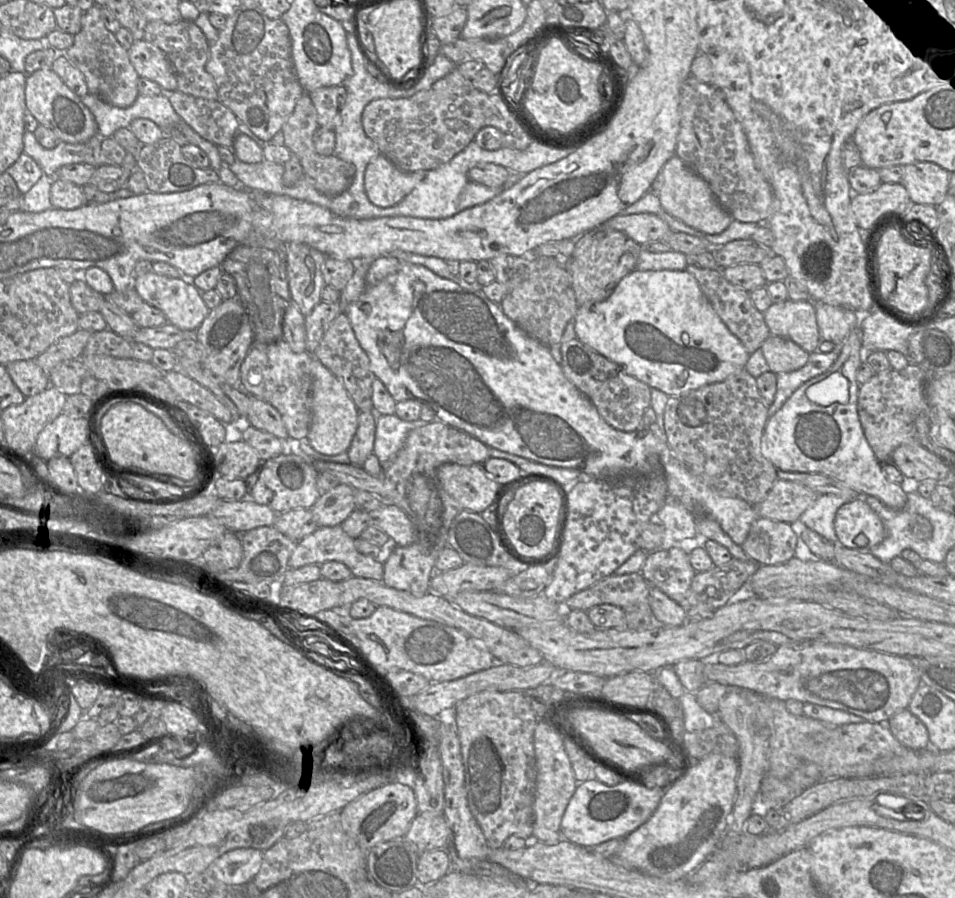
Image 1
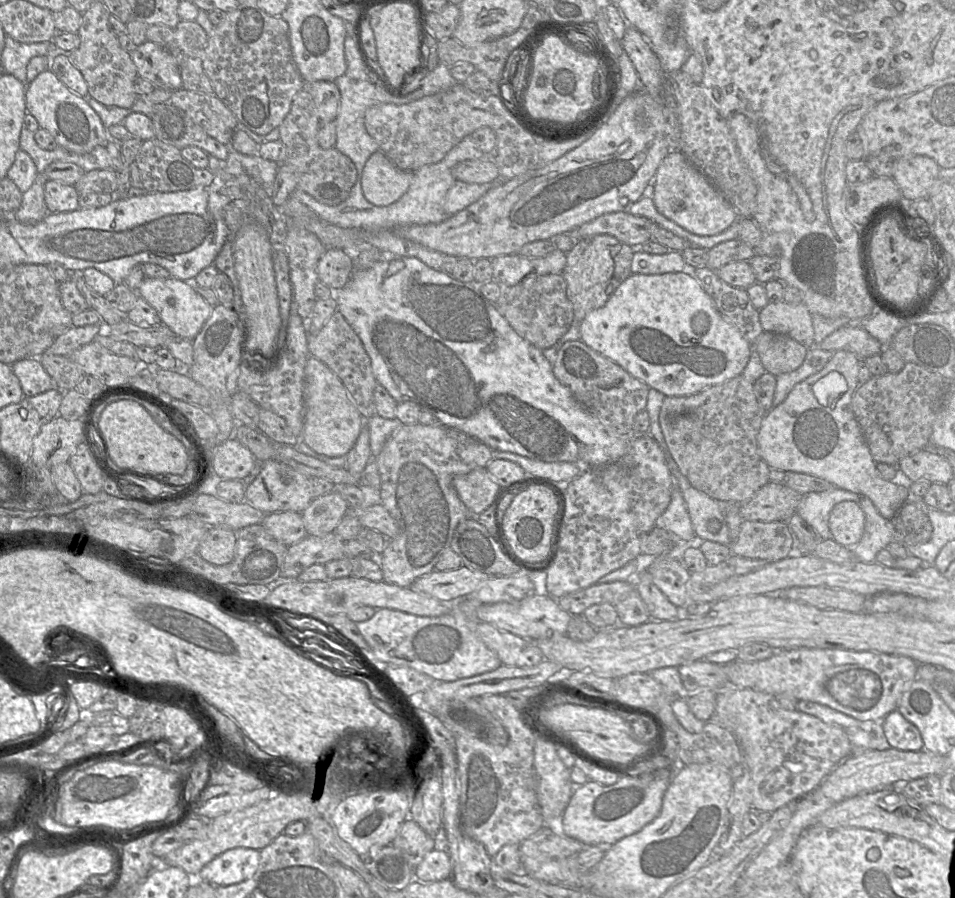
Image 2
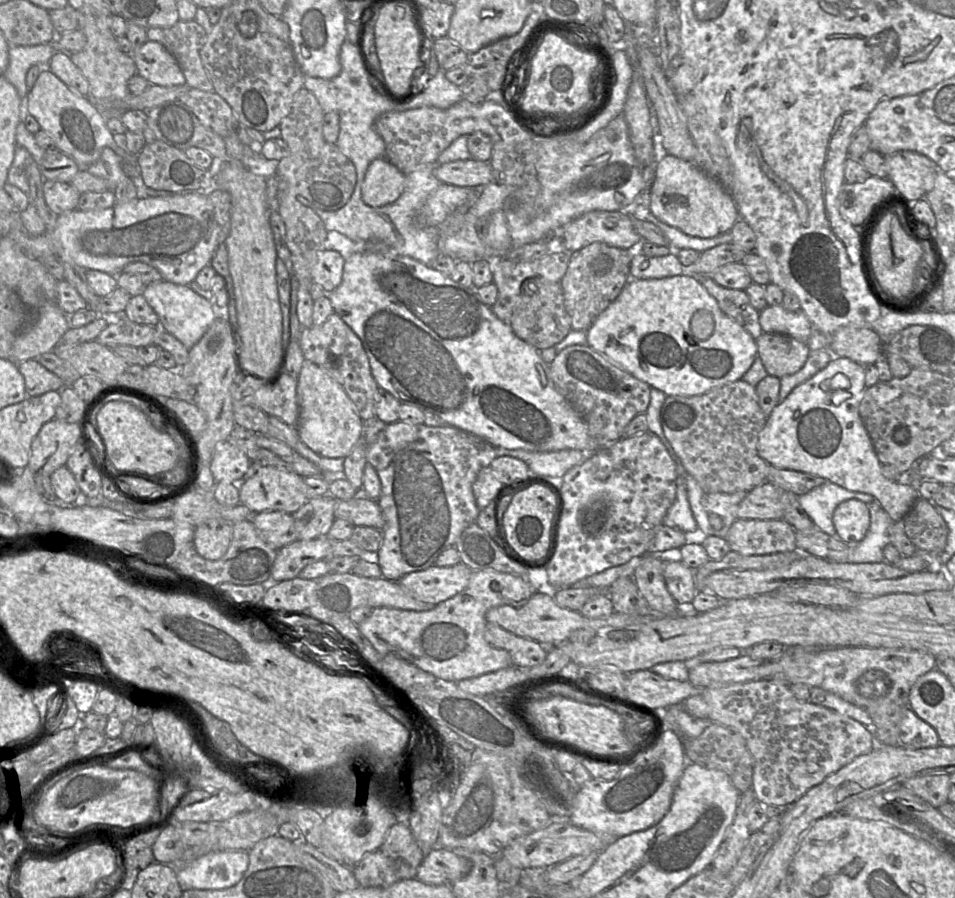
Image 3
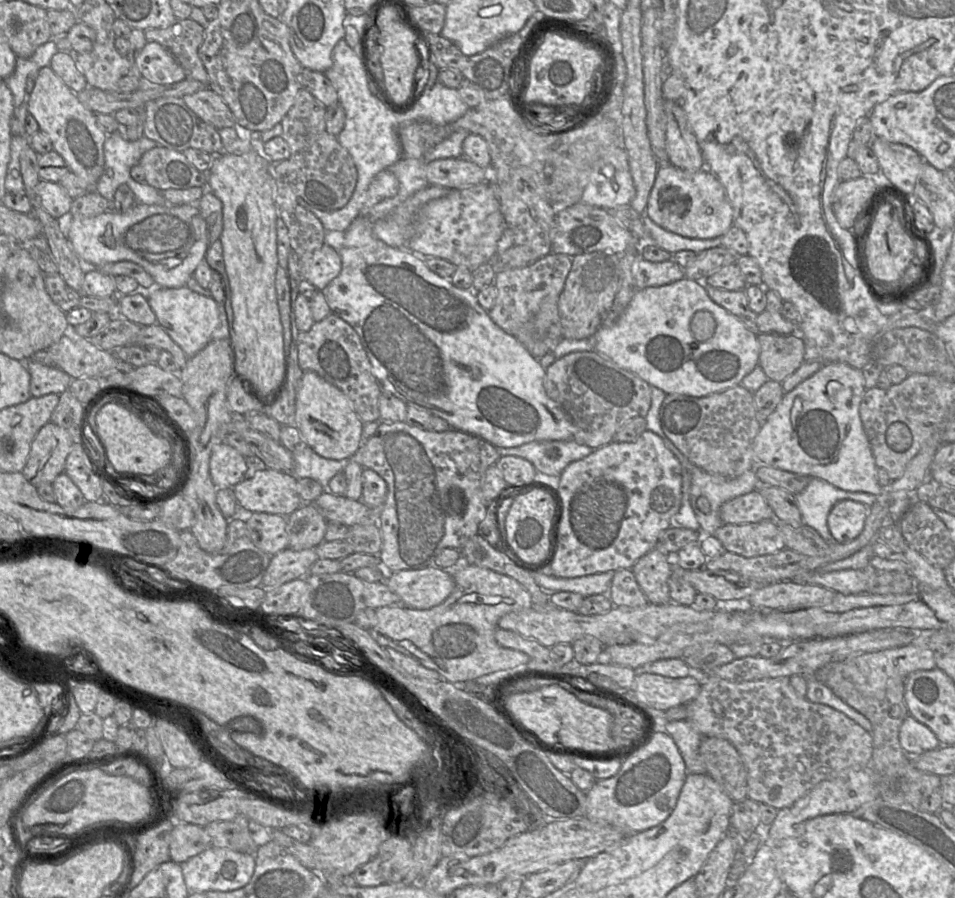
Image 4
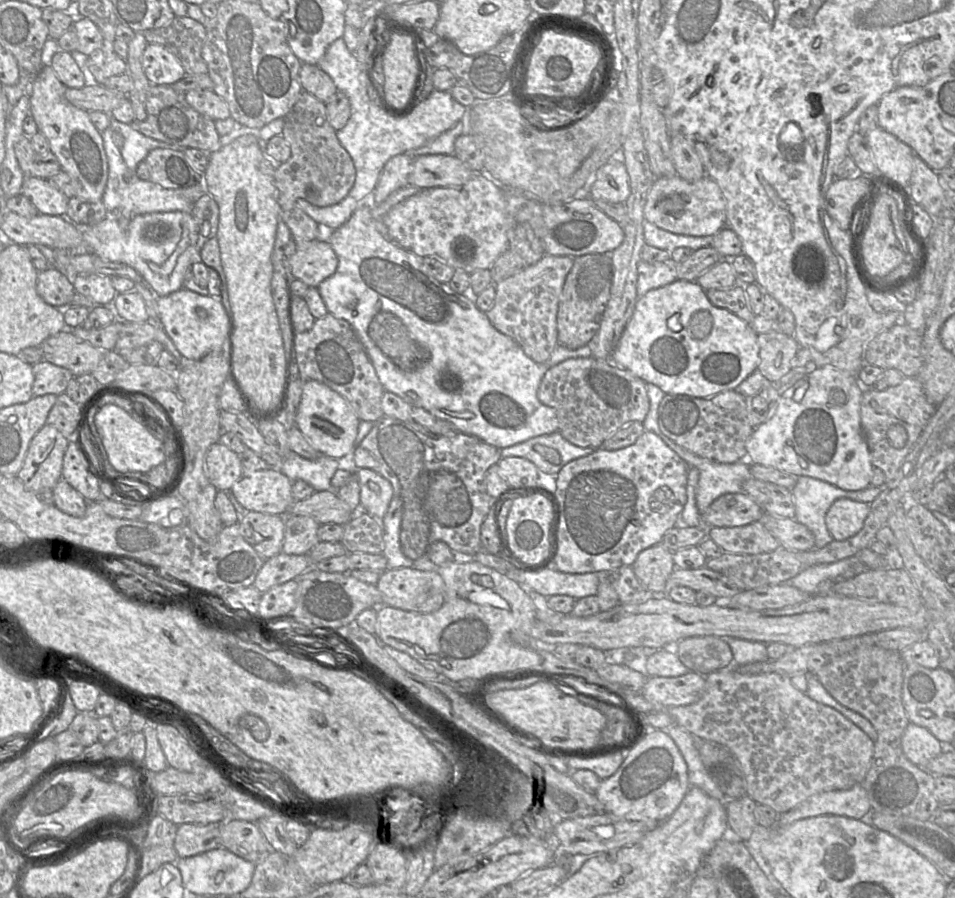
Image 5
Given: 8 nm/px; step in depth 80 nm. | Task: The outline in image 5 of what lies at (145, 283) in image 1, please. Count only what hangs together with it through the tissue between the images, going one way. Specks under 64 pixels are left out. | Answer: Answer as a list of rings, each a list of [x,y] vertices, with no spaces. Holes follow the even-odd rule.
[[[181,288],[166,296],[158,297],[157,307],[159,313],[159,325],[162,326],[166,334],[170,337],[185,361],[197,361],[213,350],[223,350],[225,341],[227,349],[230,319],[222,302],[218,301],[213,296],[203,296],[186,288]],[[200,309],[205,309],[208,312],[205,319],[199,317],[198,311]]]

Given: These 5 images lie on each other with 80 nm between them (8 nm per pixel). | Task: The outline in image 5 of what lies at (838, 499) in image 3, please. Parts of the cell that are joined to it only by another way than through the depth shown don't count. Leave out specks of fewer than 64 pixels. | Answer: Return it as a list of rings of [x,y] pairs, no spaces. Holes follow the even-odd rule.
[[[800,476],[791,489],[795,504],[794,519],[812,532],[815,548],[821,549],[834,541],[825,523],[826,513],[834,501],[848,498],[870,504],[880,490],[881,488],[870,485],[862,490],[847,491],[816,478]]]

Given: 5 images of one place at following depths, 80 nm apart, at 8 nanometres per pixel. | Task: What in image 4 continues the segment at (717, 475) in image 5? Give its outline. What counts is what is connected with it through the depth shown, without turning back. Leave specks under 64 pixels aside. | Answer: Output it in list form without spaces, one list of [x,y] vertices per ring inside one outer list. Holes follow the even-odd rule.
[[[666,436],[661,437],[661,439],[666,441],[665,443],[671,448],[671,452],[678,459],[682,468],[684,468],[684,470],[686,470],[691,476],[691,507],[694,511],[698,523],[700,524],[700,530],[706,534],[713,535],[714,532],[723,525],[723,522],[720,518],[720,508],[725,502],[735,497],[750,493],[751,491],[758,489],[760,486],[758,478],[755,474],[755,469],[750,469],[733,479],[714,476],[693,465]]]

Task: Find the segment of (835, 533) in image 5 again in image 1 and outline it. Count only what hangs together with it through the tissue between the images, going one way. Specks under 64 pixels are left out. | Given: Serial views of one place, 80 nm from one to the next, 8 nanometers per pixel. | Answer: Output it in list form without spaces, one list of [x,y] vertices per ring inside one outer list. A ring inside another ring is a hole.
[[[854,498],[837,510],[834,529],[840,545],[861,552],[870,552],[885,537],[881,518],[862,498]]]

